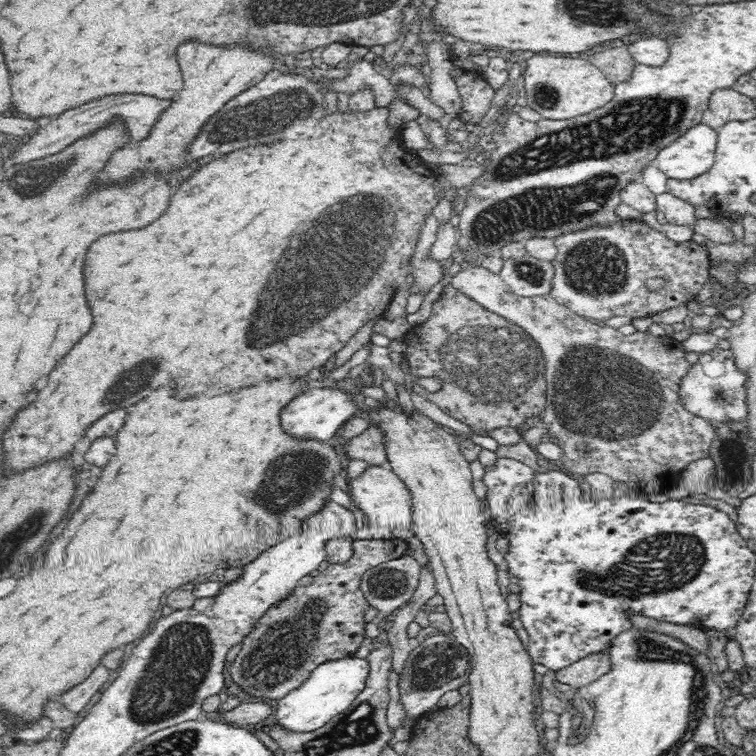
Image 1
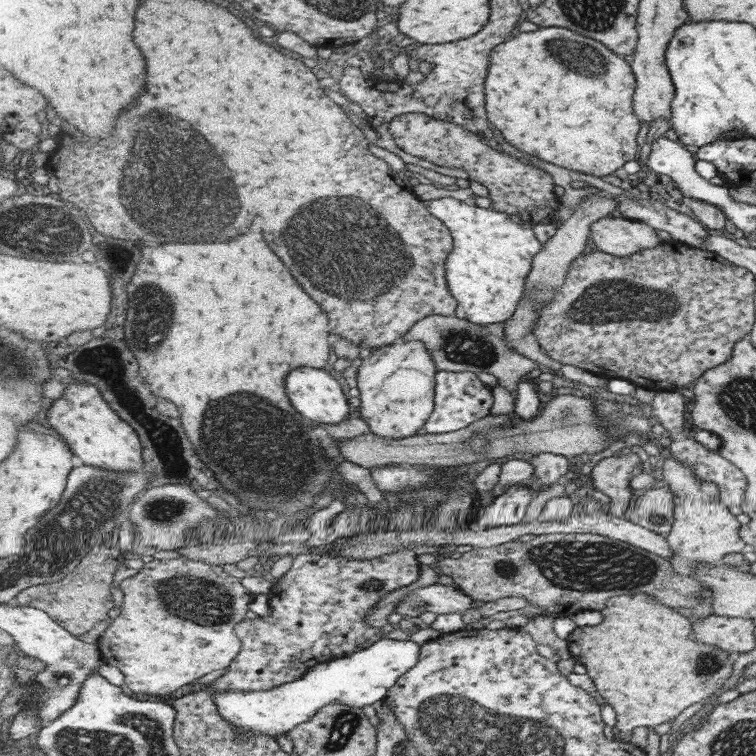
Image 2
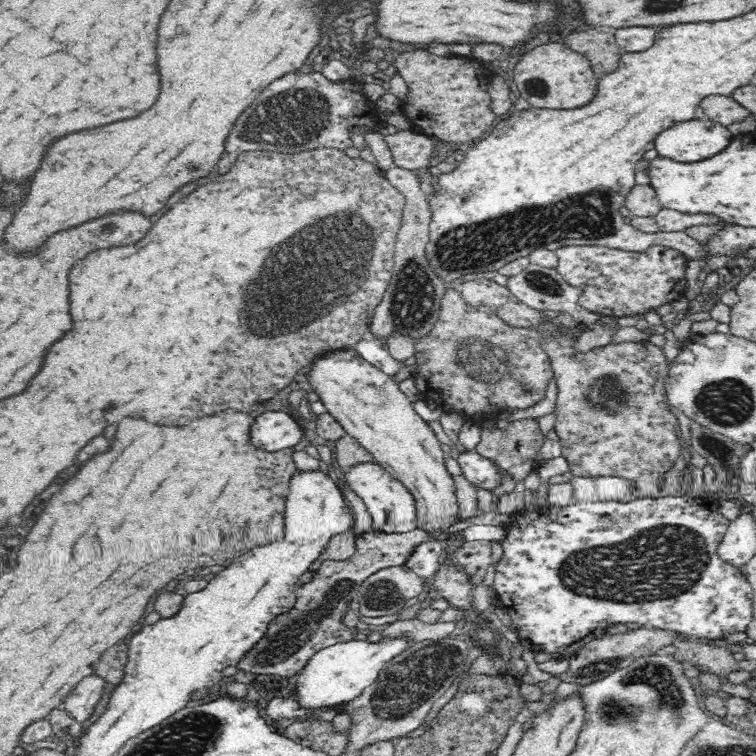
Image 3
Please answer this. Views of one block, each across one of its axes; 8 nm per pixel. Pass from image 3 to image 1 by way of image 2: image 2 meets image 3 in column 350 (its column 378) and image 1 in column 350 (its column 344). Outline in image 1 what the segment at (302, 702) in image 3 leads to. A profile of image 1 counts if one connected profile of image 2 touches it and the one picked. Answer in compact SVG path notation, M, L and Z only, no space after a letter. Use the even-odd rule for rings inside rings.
M358 657L342 658L317 666L312 676L302 683L300 688L294 689L276 702L276 712L273 712L272 718L263 727L265 729L272 726L279 727L279 730L286 731L287 734L294 732L306 734L325 727L334 716L348 708L362 692L368 671L369 662Z

